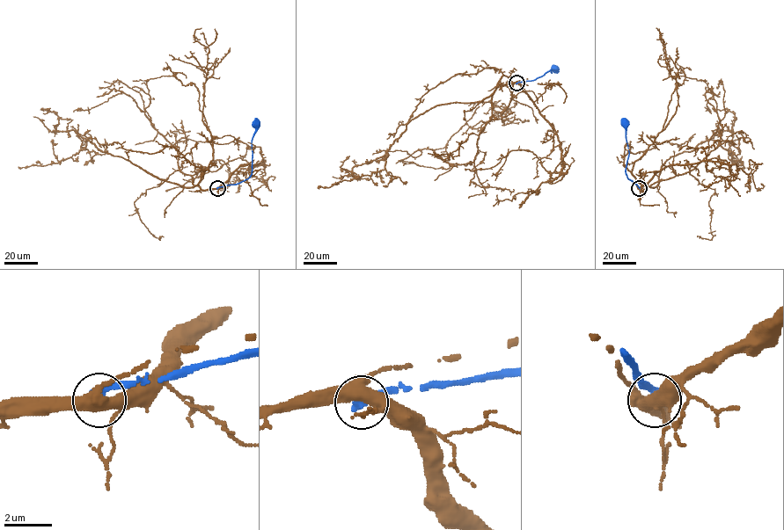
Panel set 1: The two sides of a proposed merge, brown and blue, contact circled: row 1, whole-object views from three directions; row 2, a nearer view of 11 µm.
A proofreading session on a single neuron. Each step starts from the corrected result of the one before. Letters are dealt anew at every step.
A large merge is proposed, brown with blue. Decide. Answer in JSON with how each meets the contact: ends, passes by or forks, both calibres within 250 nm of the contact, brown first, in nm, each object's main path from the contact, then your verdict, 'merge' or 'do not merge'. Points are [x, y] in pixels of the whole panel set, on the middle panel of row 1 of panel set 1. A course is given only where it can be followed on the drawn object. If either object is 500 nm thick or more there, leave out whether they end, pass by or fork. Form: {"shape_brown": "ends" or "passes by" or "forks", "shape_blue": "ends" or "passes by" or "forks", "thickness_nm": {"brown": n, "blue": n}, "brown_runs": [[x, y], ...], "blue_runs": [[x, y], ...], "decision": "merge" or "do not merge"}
{"shape_brown": "forks", "shape_blue": "ends", "thickness_nm": {"brown": 440, "blue": 380}, "brown_runs": [[516, 83], [419, 114], [384, 155], [355, 165], [357, 178], [340, 167], [349, 156]], "blue_runs": [[516, 83], [535, 80], [551, 69], [552, 72], [552, 69], [554, 70]], "decision": "do not merge"}

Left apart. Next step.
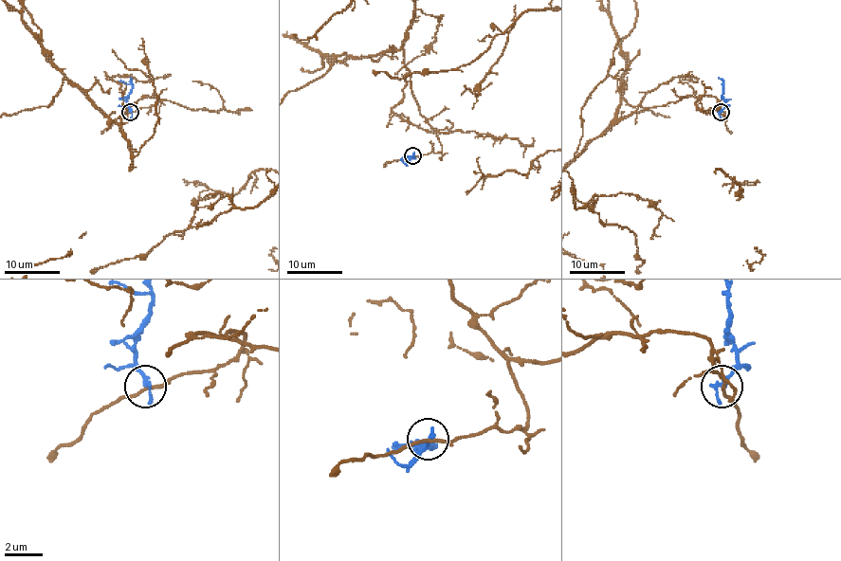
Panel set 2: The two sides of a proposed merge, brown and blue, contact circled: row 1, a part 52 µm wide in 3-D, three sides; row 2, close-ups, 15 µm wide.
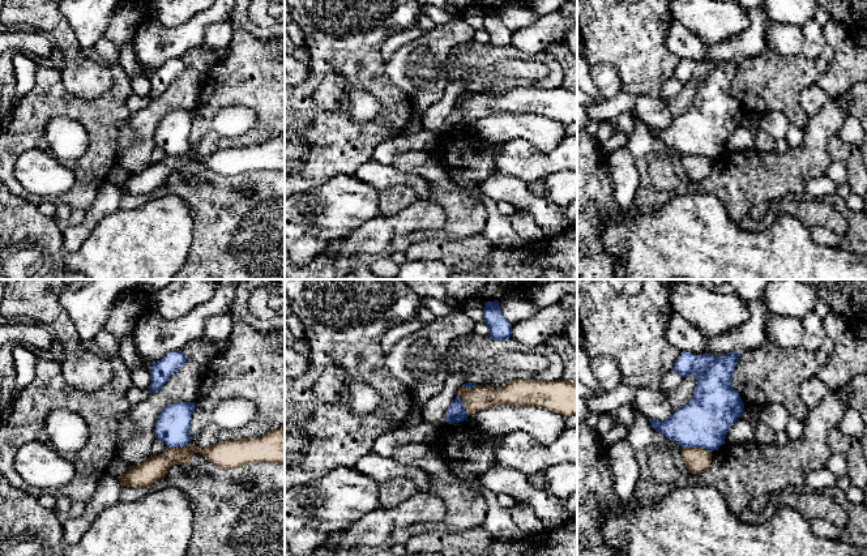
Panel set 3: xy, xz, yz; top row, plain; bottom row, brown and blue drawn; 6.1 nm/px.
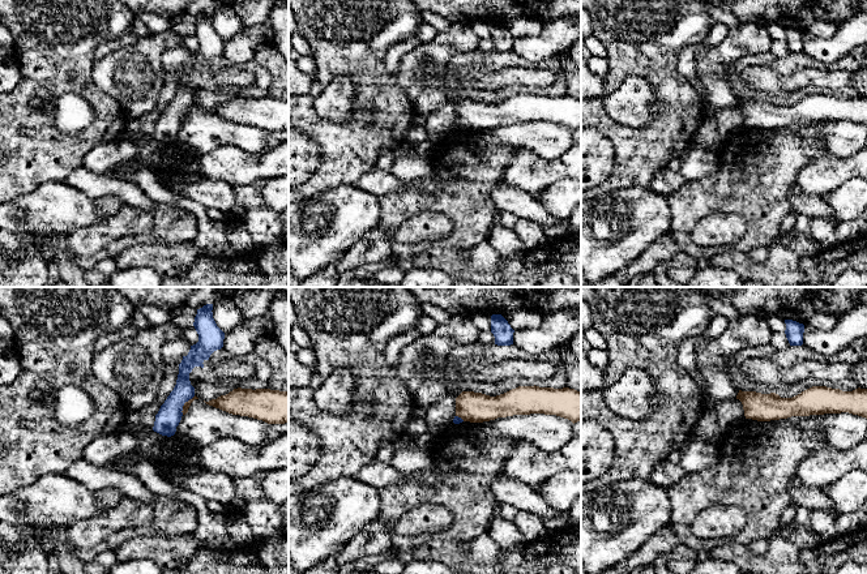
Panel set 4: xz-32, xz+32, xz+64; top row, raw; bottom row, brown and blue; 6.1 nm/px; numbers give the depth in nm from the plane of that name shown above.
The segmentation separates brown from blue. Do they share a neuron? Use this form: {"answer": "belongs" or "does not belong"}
{"answer": "does not belong"}

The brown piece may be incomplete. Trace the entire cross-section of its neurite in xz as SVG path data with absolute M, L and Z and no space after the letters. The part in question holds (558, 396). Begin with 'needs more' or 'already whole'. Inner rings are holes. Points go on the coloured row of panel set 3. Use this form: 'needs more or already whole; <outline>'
already whole; M518 378L497 389L461 386L457 395L469 415L494 405L543 407L565 416L577 415L577 384L563 380Z

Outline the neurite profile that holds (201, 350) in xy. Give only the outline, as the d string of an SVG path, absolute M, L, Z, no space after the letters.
M201 337L184 345L180 351L187 358L197 362L202 367L206 367L208 363L217 355L218 348L208 338Z

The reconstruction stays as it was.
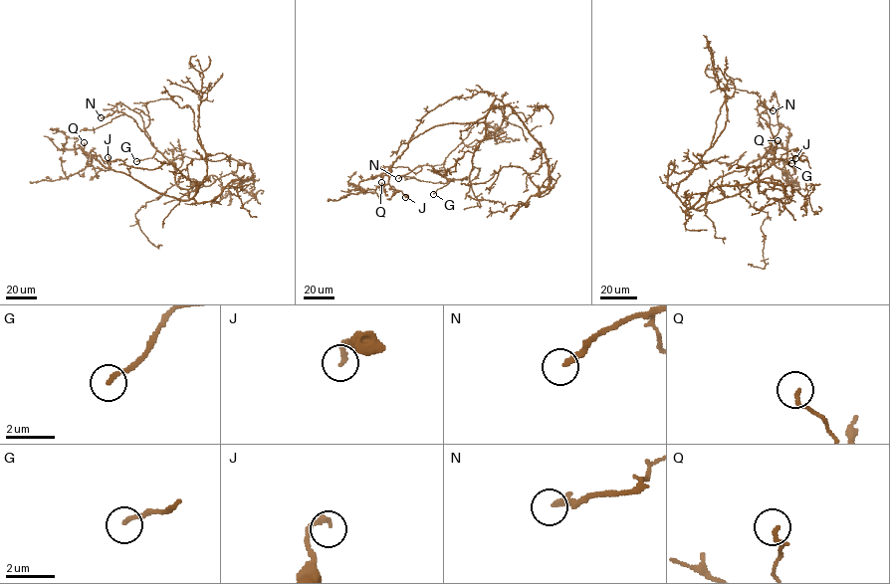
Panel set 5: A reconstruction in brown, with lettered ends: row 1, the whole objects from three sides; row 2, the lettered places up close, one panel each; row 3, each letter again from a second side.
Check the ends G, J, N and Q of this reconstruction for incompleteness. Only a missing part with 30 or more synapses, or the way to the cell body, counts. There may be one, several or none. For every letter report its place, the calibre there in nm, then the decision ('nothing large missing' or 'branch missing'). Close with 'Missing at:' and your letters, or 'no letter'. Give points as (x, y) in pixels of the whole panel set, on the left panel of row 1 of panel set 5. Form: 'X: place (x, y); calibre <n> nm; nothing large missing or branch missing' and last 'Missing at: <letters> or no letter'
G: place (136, 161); calibre 160 nm; nothing large missing
J: place (108, 157); calibre 190 nm; nothing large missing
N: place (101, 117); calibre 200 nm; branch missing
Q: place (84, 142); calibre 150 nm; nothing large missing
Missing at: N

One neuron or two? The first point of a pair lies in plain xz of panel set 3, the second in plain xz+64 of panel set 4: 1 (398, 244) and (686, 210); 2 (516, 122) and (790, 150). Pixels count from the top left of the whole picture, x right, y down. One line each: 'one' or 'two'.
1: one
2: two

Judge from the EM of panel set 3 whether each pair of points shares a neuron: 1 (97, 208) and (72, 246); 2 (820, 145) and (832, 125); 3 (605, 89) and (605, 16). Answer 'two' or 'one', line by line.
1: one
2: one
3: two

